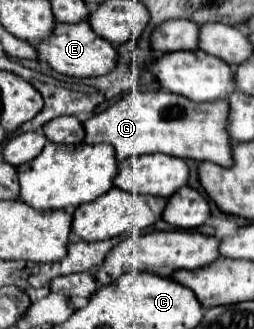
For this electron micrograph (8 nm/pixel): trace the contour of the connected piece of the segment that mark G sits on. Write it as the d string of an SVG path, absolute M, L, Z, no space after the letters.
M134 89L102 113L96 113L88 121L84 121L84 143L110 143L116 151L118 161L132 155L138 157L146 153L164 153L172 157L212 161L220 167L230 167L232 149L226 121L228 101L220 99L220 103L196 103L168 91Z

